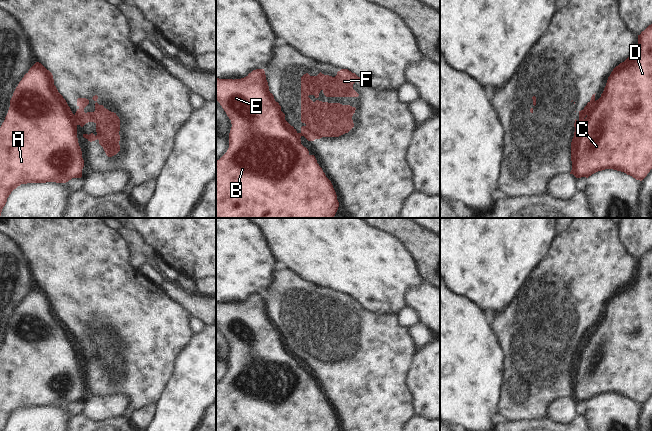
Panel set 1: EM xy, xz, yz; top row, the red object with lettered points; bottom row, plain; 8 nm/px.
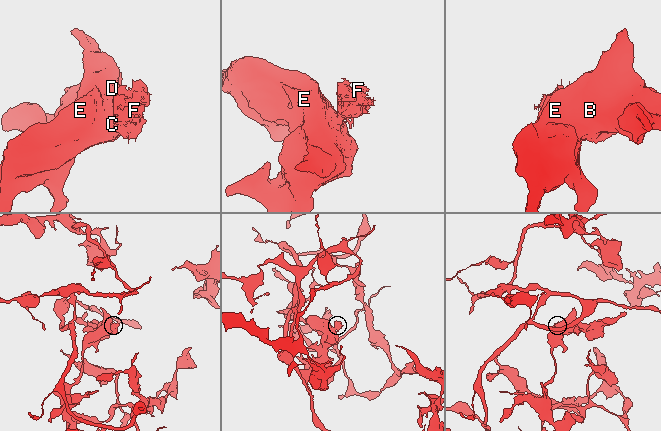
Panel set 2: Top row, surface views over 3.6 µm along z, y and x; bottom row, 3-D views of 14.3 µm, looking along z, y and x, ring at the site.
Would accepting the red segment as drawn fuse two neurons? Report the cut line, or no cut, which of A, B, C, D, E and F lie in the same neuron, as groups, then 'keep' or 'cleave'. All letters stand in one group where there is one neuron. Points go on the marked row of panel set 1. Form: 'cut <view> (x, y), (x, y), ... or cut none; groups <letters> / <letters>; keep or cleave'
cut yz (594, 100), (583, 110), (583, 114), (579, 118); groups A B C D E / F; cleave

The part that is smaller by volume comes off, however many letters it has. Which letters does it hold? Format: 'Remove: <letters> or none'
Remove: F

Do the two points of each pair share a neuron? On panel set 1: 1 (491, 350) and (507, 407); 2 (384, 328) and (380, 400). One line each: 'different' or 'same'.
1: different
2: same

